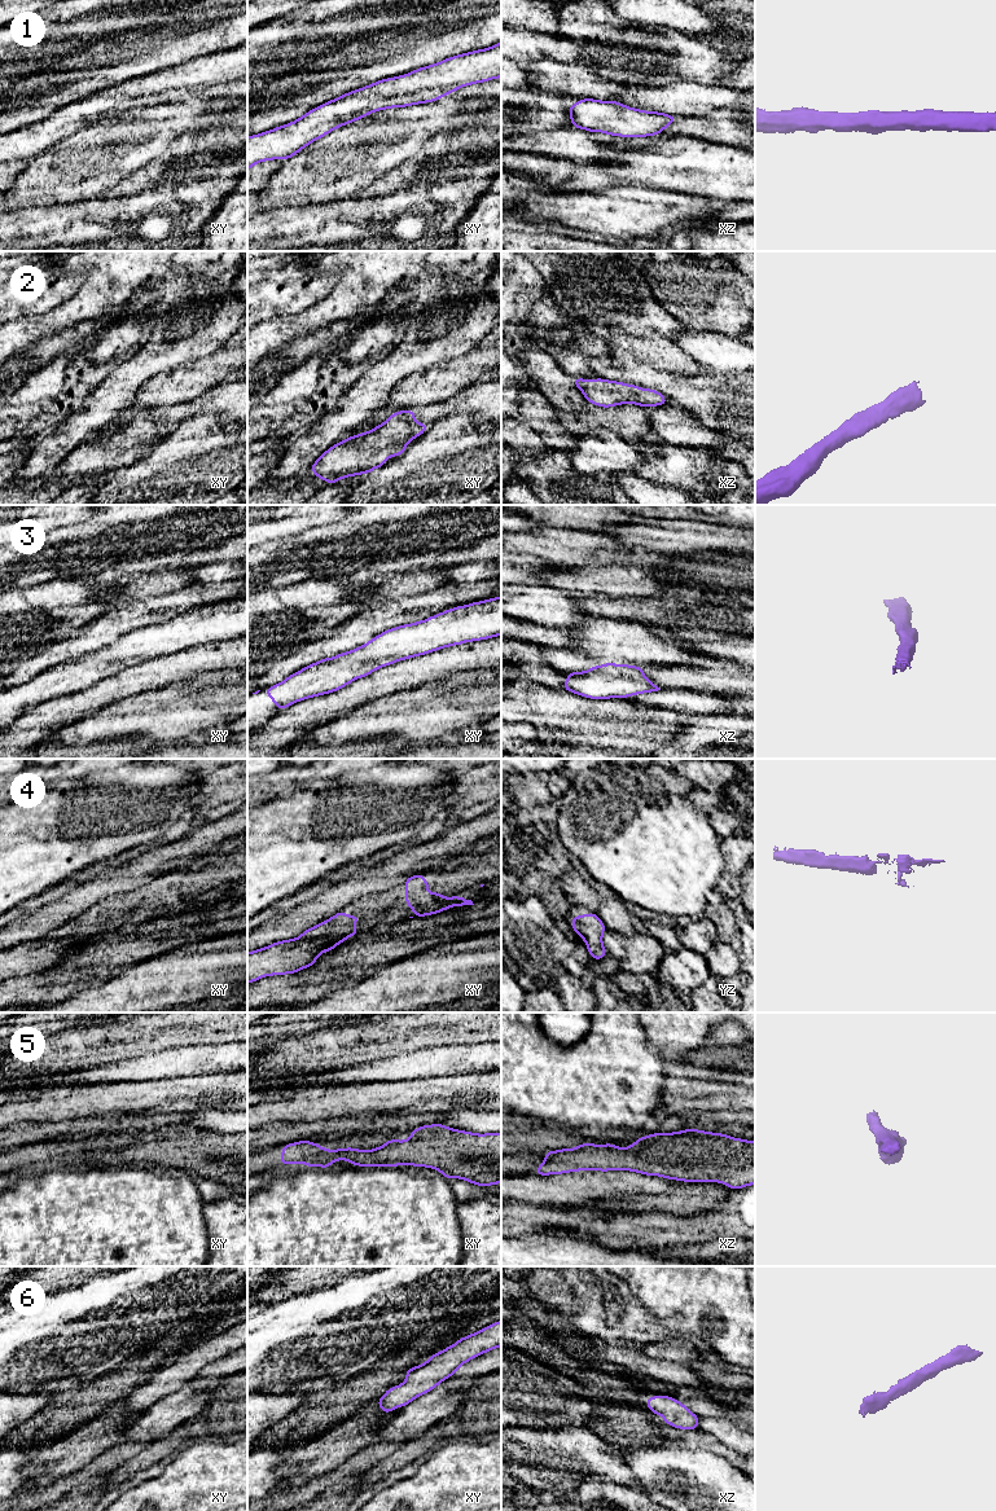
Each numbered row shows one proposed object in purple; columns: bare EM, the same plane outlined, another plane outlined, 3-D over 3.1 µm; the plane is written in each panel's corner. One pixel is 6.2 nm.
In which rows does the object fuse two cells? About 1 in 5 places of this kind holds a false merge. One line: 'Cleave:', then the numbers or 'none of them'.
Cleave: none of them

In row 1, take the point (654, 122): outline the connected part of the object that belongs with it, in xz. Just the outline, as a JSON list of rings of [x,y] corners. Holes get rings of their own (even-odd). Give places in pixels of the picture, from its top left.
[[[579,100],[569,107],[571,126],[622,137],[661,135],[677,117],[628,107],[614,100]]]

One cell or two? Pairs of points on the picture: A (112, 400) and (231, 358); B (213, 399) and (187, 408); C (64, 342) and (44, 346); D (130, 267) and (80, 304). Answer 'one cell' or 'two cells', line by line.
A: two cells
B: one cell
C: one cell
D: one cell

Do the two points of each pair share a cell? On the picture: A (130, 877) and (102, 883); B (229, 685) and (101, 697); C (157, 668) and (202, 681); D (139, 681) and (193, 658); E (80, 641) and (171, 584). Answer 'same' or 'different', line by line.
A: same
B: different
C: different
D: same
E: different

